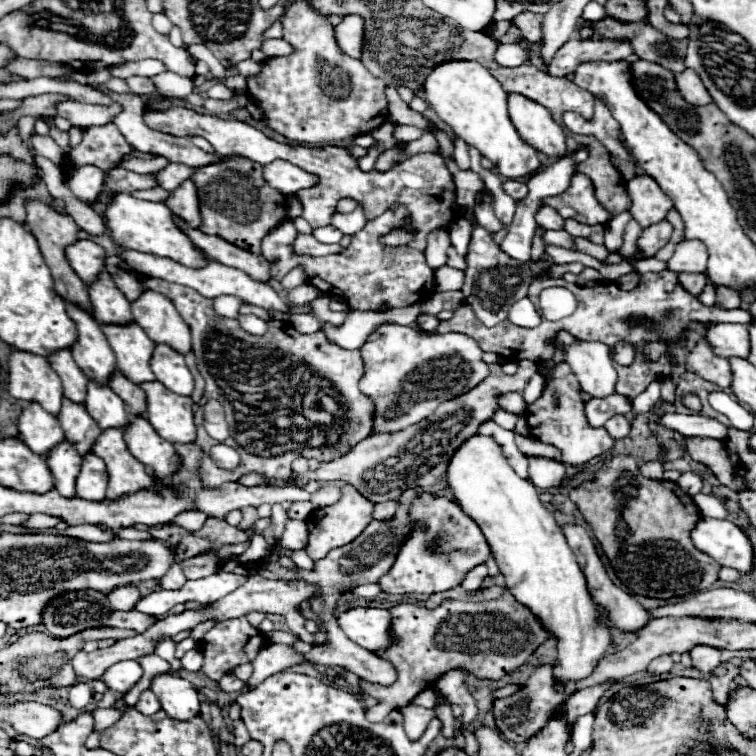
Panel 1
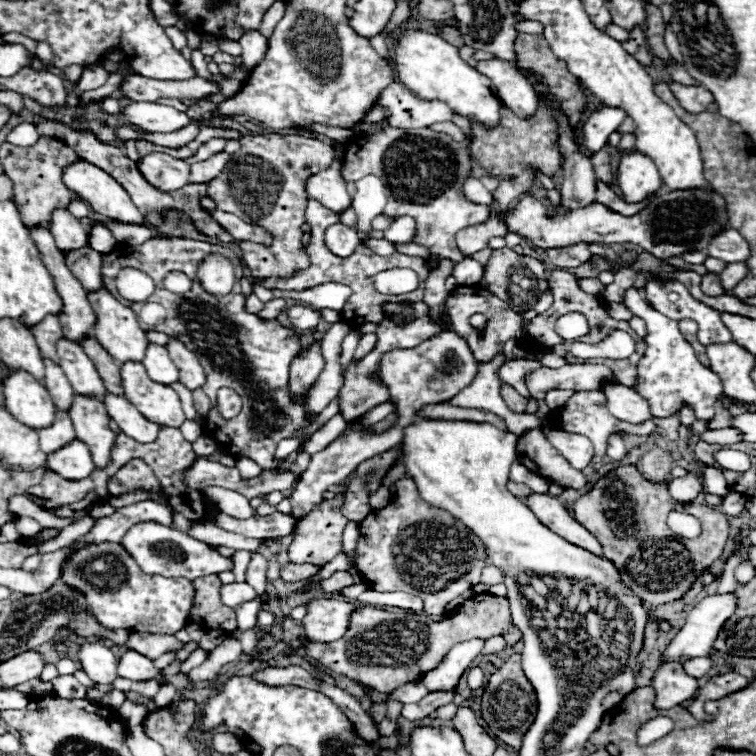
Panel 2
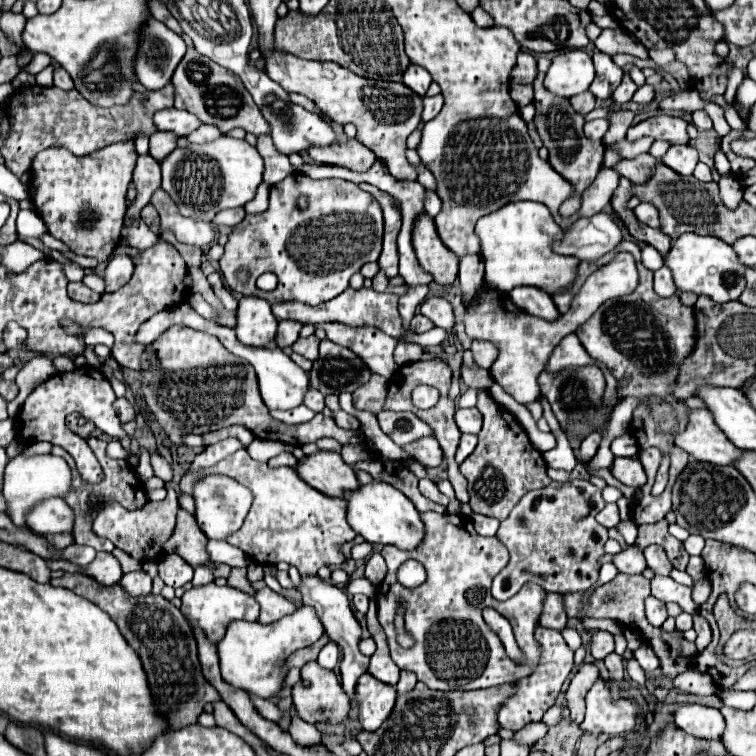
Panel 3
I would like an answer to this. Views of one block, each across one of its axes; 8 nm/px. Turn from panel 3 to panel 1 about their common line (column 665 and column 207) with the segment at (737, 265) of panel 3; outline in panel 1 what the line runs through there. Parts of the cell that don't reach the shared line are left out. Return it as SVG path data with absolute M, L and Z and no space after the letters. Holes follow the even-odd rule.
M130 192L114 194L112 200L106 204L104 218L106 218L106 228L110 230L110 236L114 238L116 244L124 248L172 258L174 262L180 262L190 268L204 268L208 264L208 256L198 248L194 248L188 236L176 228L176 224L172 222L172 212L164 204L134 198Z

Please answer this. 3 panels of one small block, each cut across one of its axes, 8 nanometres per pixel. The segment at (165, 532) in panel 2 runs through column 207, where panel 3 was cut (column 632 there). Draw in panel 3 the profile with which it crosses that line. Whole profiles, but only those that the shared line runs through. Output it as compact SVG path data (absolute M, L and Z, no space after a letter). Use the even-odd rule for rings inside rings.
M630 544L624 550L620 550L618 554L614 554L612 562L624 574L642 574L646 570L644 548L638 548L636 544Z

